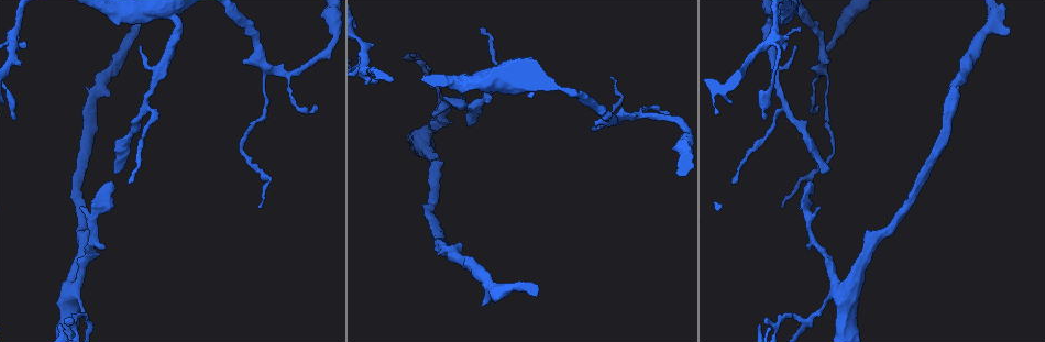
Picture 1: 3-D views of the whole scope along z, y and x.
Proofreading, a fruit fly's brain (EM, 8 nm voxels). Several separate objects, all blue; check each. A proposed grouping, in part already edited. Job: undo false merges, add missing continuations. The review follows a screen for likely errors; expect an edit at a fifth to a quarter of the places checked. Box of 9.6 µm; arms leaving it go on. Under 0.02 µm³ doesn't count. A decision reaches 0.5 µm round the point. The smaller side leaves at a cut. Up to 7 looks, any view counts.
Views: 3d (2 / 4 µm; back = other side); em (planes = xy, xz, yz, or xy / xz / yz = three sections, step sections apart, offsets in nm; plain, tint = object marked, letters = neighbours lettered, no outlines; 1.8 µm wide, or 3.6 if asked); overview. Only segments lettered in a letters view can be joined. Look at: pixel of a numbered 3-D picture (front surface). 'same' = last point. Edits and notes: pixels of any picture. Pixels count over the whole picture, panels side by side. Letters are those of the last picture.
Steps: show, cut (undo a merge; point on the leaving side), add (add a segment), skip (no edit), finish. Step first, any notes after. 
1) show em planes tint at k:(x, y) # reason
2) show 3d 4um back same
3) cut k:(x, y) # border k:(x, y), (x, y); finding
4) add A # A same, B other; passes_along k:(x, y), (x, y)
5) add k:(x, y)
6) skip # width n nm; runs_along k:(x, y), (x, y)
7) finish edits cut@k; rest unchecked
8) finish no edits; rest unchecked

show 3d 2um at 1:(780, 321) # sharp bend

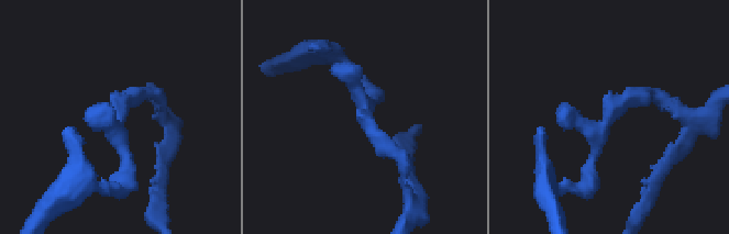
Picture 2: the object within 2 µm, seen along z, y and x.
show em xy step 4 letters at 2:(603, 123) # shape alone is not enough

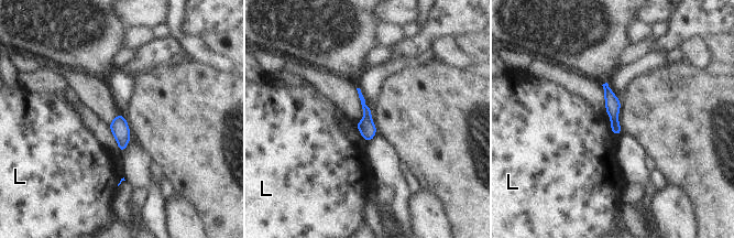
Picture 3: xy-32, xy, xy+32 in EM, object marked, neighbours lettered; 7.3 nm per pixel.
cut 3:(615, 126) # L other; border 3:(611, 118), (616, 120); two neurons meet here

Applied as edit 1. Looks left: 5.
show em xy step 16 letters at 1:(14, 120) # free end

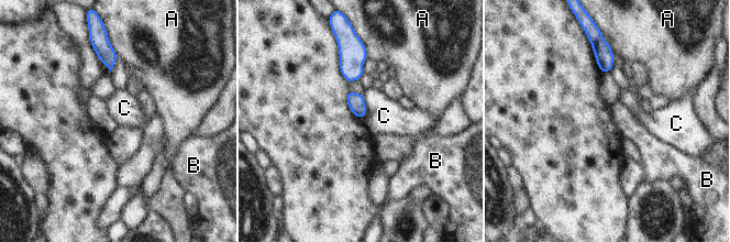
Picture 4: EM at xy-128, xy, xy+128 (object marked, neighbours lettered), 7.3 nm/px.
skip # A other, B other, C other; border 4:(363, 94), (365, 114), (361, 119); none of them fits

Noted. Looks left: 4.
show em planes letters at 1:(26, 46)

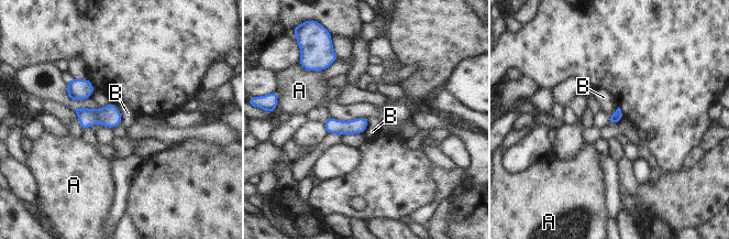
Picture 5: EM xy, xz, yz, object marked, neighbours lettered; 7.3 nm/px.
skip # A other, B other; border 5:(113, 101), (120, 113), (121, 123); no lettered segment goes on from it

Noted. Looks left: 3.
finish edits cut@3; rest unchecked

